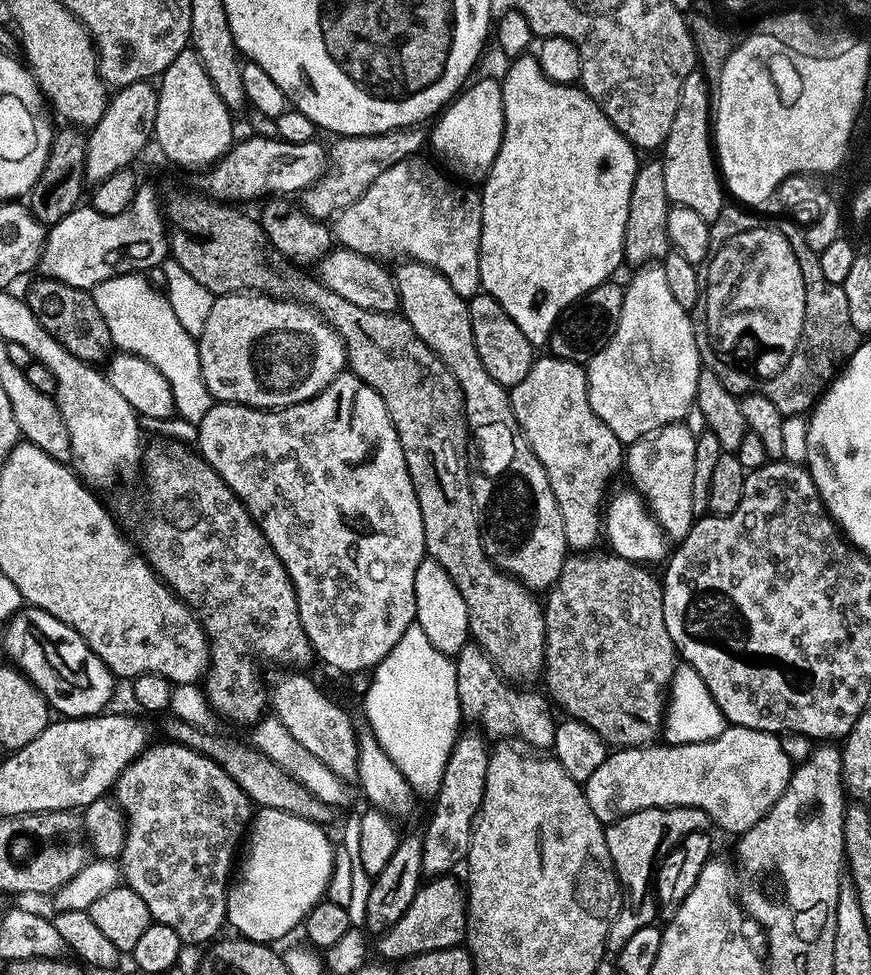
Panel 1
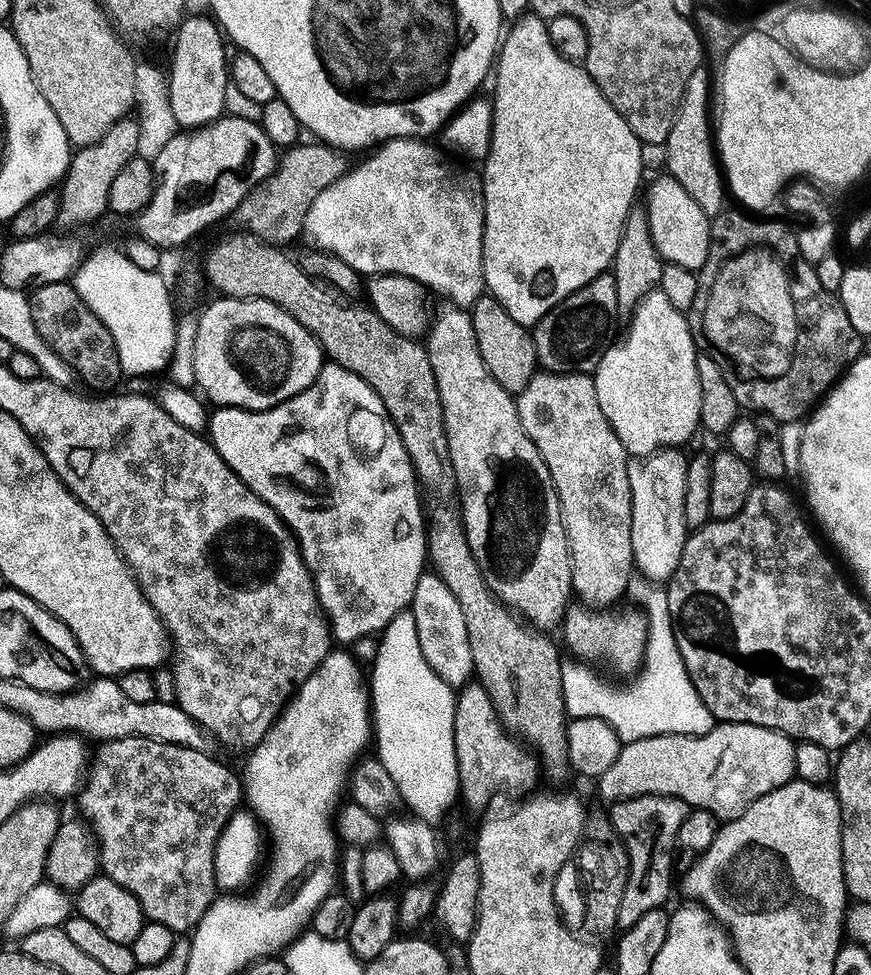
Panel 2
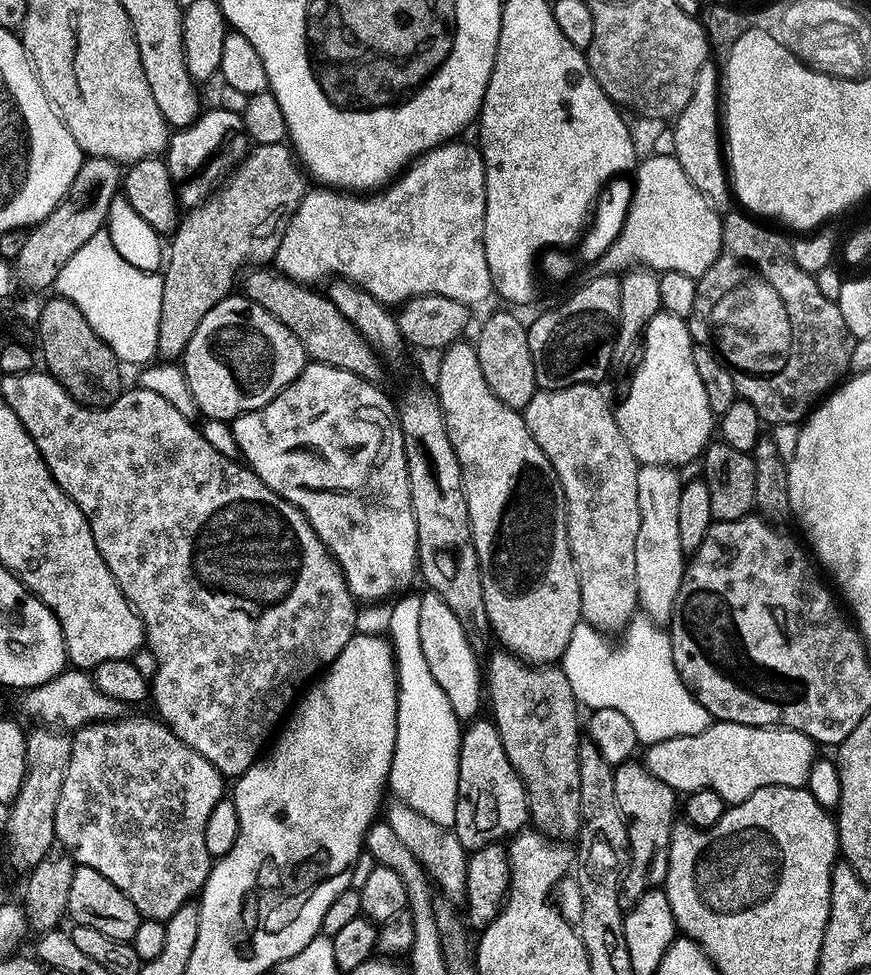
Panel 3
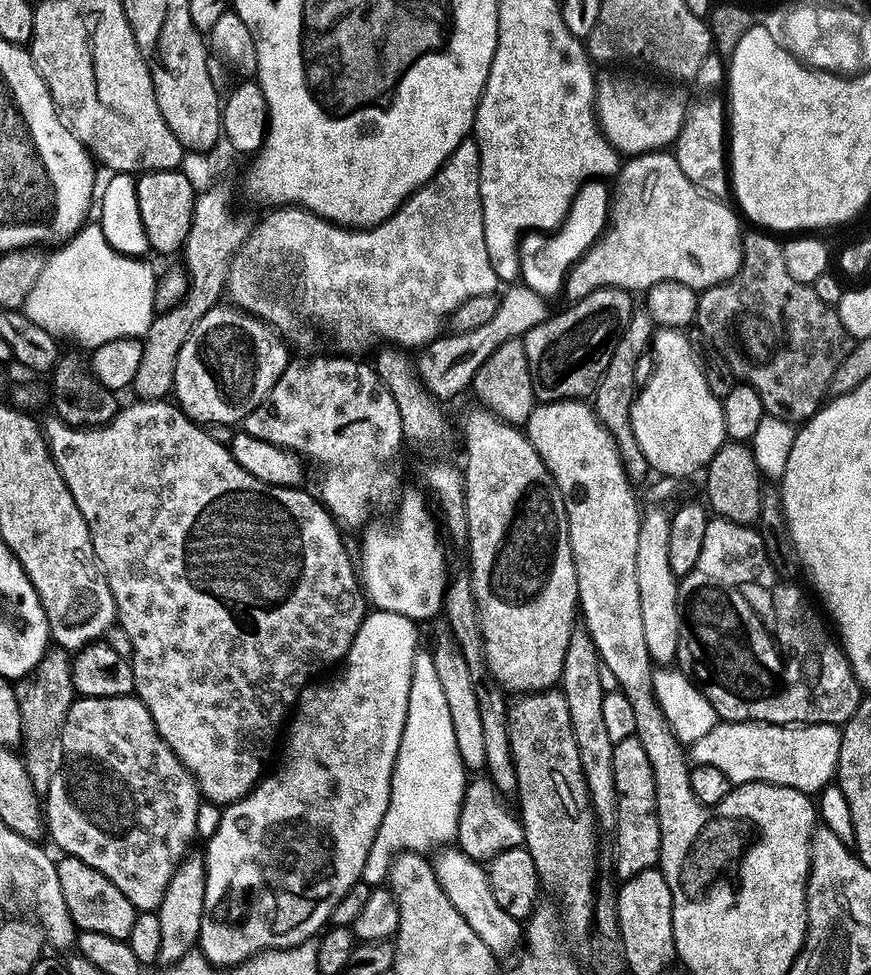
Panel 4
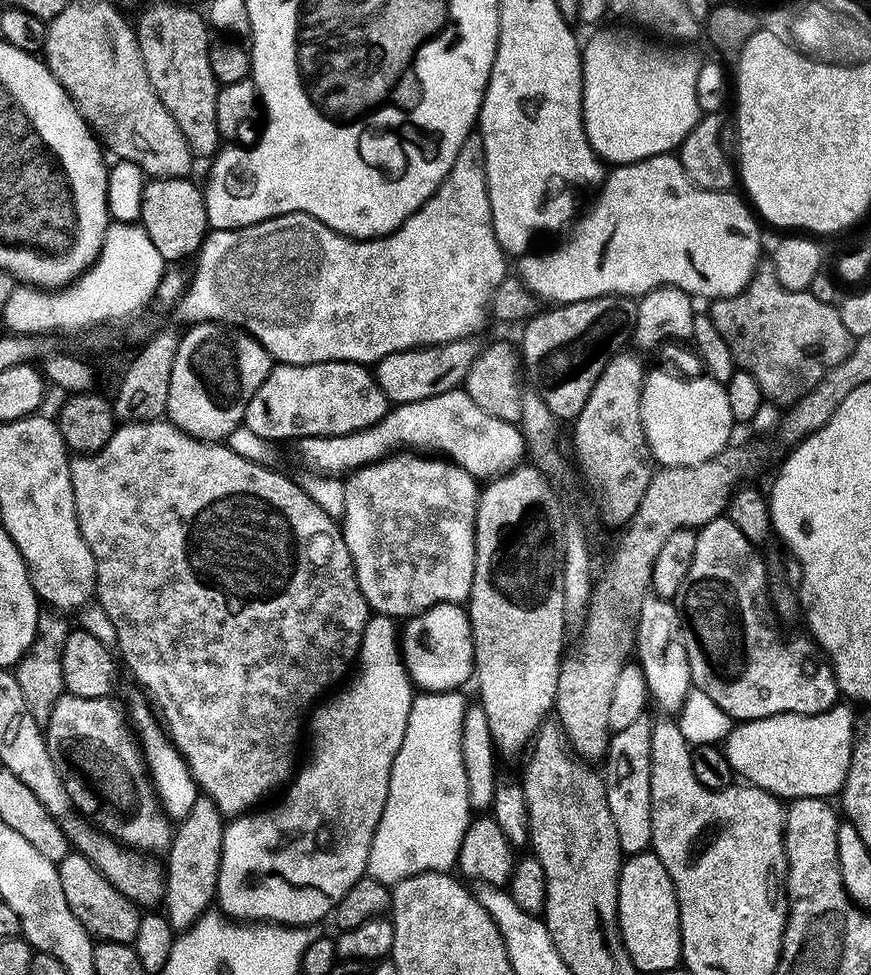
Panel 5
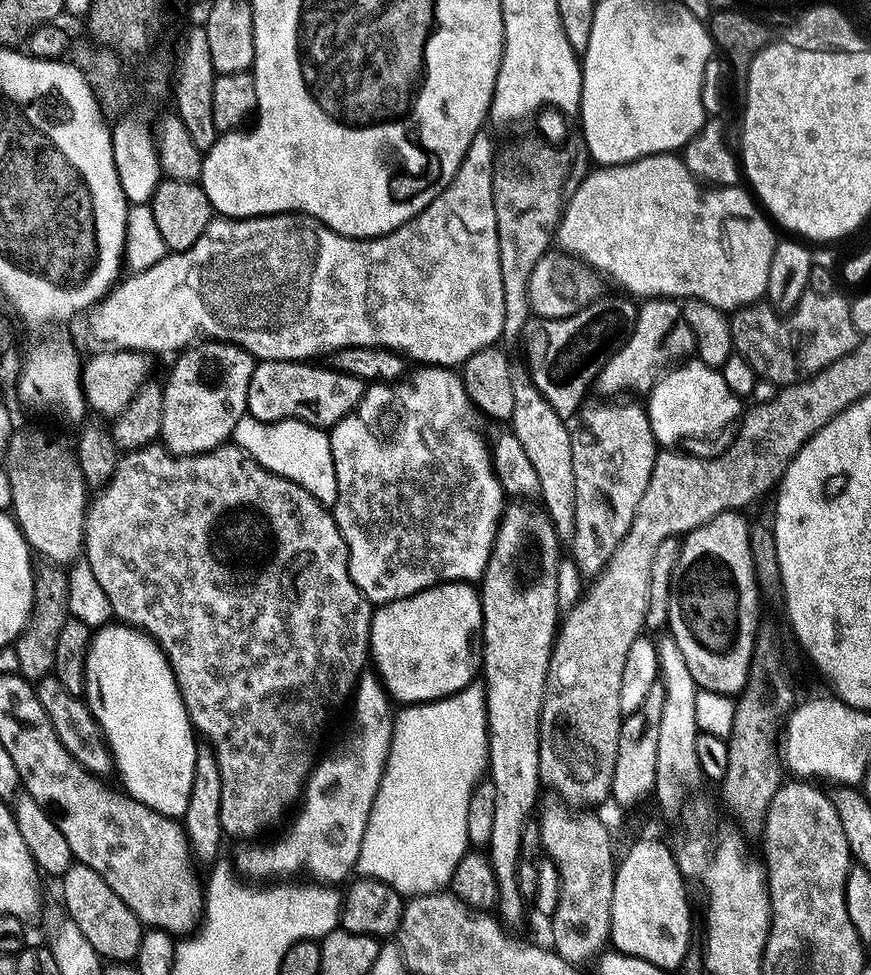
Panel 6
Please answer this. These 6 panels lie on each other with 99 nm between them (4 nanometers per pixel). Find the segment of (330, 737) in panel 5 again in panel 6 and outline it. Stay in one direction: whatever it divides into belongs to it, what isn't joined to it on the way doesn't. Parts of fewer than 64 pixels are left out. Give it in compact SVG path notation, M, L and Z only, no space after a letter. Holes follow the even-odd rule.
M366 670L361 673L353 702L355 729L349 734L348 741L329 760L321 759L309 772L298 811L291 817L292 825L273 844L252 842L249 843L252 844L249 848L244 848L237 854L234 868L241 877L252 882L272 882L277 878L295 877L292 876L295 872L305 872L308 875L305 877L313 881L325 886L336 886L339 885L339 880L347 881L353 875L351 872L356 868L356 859L362 846L362 838L366 834L370 810L374 806L374 798L378 794L379 783L382 782L384 767L387 765L395 721L391 697L373 671Z

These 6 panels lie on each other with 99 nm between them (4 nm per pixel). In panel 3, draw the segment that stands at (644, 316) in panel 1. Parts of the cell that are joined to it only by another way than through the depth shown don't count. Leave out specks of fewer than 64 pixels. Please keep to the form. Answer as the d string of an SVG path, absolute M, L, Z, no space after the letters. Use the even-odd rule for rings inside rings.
M657 311L657 316L648 320L644 328L644 353L640 356L640 365L628 384L628 393L624 401L615 405L618 430L622 430L622 438L626 438L626 446L634 454L637 464L653 464L654 466L681 466L691 460L699 461L705 448L714 436L714 415L707 402L706 389L698 376L691 358L694 349L692 336L683 319L672 316L669 312Z

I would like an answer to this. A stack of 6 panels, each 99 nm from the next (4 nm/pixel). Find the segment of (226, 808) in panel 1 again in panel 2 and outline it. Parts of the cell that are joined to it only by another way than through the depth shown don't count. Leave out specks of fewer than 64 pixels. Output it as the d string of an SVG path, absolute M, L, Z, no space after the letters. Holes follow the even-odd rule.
M122 737L116 740L106 740L95 749L94 759L90 764L90 771L78 793L80 800L79 815L90 825L96 833L96 843L100 849L100 868L103 875L109 876L118 886L130 890L134 898L142 906L145 917L151 923L166 926L177 934L188 934L195 929L196 923L204 917L213 900L217 899L218 889L216 875L214 874L214 856L216 843L220 832L226 826L228 819L235 814L242 804L242 780L235 776L220 760L215 760L215 755L188 749L186 746L171 745L170 742L151 740L148 737Z

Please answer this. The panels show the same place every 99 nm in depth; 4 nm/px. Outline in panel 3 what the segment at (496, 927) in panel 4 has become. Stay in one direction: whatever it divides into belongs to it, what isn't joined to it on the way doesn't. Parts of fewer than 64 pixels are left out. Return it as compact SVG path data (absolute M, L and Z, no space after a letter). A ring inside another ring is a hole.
M393 802L388 808L386 821L394 833L398 834L399 841L406 846L419 860L427 877L433 885L439 884L443 894L450 900L459 903L465 892L465 872L468 852L449 827L432 822L422 813L415 812L410 806L401 802Z

